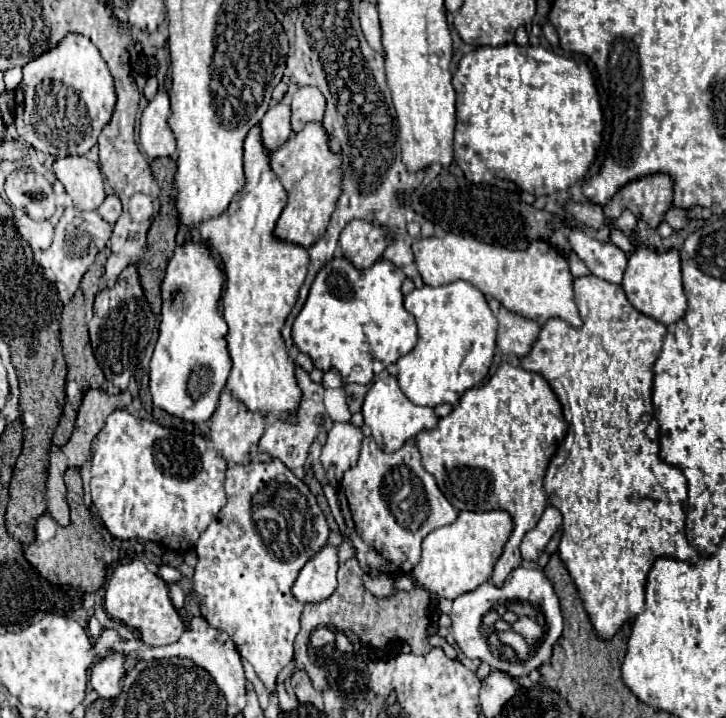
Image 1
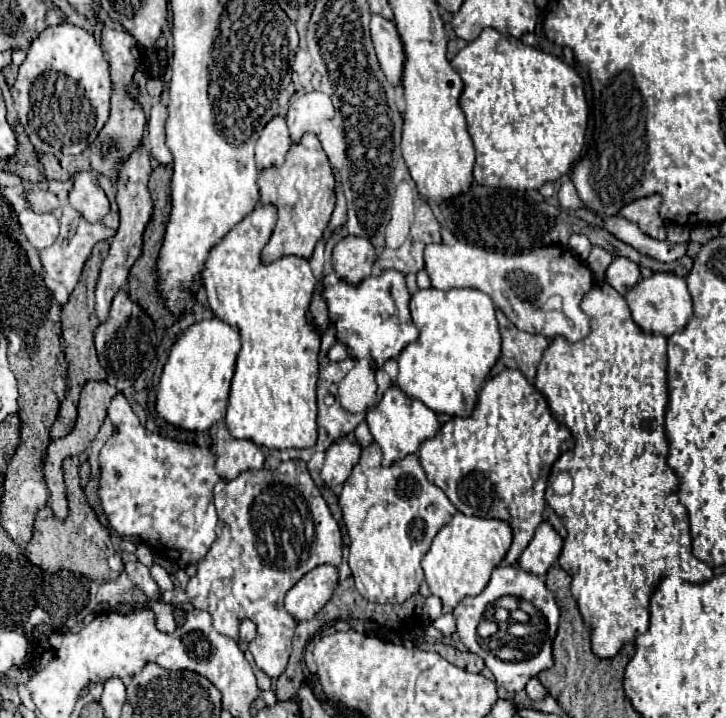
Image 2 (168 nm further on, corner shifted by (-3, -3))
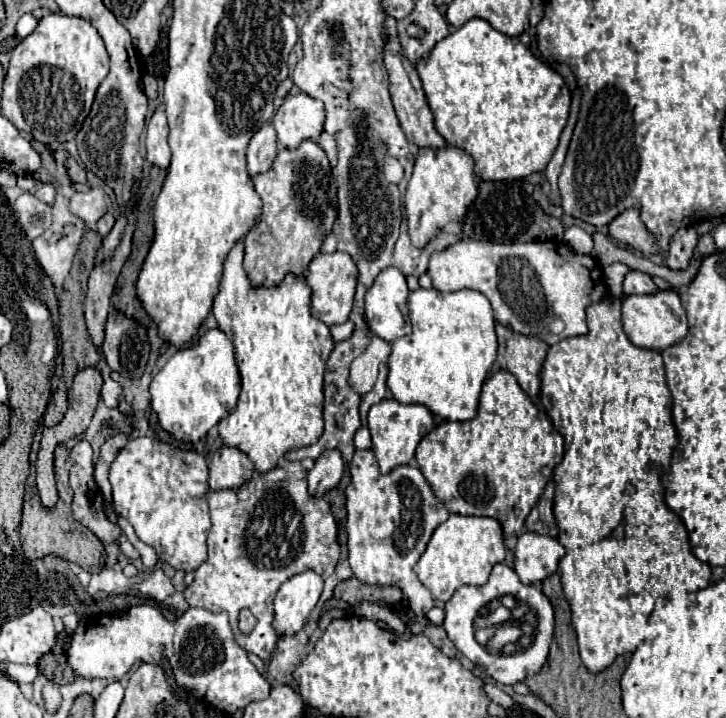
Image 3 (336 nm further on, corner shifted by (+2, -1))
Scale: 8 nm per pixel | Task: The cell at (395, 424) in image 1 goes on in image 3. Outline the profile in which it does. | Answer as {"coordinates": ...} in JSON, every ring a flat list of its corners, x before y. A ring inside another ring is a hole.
{"coordinates":[[385,398,379,404,373,404,369,408,367,424,371,430,373,452,377,456,381,474,391,472,391,468,395,468,395,466,409,464,415,456,415,448,421,442,421,438,427,436,435,428,433,414,423,404,401,404,395,398,389,398,389,400]]}

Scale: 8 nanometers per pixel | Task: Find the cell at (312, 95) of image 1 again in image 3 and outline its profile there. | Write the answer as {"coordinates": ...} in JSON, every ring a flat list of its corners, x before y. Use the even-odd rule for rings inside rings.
{"coordinates":[[303,92,289,94,273,118,277,140,285,148,297,148,303,140,317,140,323,132,325,106]]}

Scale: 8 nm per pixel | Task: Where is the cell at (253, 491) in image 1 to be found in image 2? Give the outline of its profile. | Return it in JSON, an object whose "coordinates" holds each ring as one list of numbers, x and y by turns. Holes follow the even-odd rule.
{"coordinates":[[286,460,276,470,248,470,230,482,220,480,214,486,214,504,218,512,218,538,206,558,198,564,198,574,190,578,186,596,194,608,210,612,214,628,220,634,234,638,242,650,250,650,256,666,276,680,286,670,296,630,296,620,284,610,284,594,312,568,320,564,338,566,342,562,340,526,302,460],[244,618,254,620,258,626,258,634,250,644,244,644,238,638,238,626]]}

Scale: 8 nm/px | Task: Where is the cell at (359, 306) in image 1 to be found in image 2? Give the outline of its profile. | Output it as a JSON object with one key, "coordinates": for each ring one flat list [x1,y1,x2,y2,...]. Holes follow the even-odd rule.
{"coordinates":[[384,270,378,278,370,276,360,286,366,292,364,298,352,298,352,286,344,280,328,286,324,290,324,298,328,302,328,318,336,324,336,338,350,348,350,356,370,356,380,366,386,360,396,358,406,344,418,338,420,332,410,318,410,294,404,282,404,274,398,274,398,270]]}

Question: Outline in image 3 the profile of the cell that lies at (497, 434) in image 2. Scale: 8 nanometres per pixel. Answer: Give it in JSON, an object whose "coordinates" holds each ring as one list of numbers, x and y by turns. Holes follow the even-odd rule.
{"coordinates":[[499,370,483,384,477,416,467,422,439,424,421,440,415,460,435,496,449,512,461,516,491,516,501,524,503,534,509,538,523,530,527,514,537,504,545,484,553,476,553,466,561,462,564,452,564,439,553,428,547,412,541,412,541,408,521,390,511,372]]}

